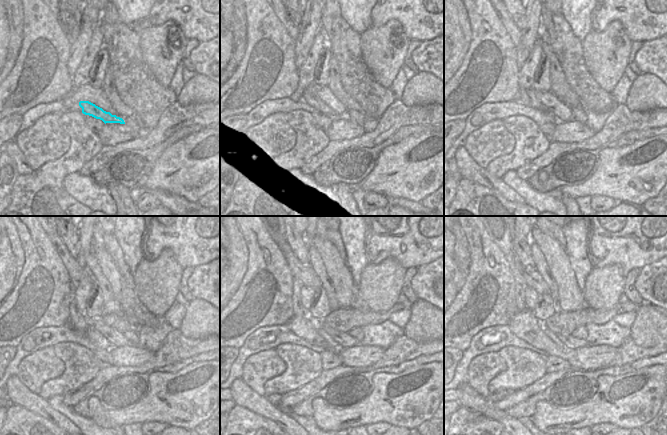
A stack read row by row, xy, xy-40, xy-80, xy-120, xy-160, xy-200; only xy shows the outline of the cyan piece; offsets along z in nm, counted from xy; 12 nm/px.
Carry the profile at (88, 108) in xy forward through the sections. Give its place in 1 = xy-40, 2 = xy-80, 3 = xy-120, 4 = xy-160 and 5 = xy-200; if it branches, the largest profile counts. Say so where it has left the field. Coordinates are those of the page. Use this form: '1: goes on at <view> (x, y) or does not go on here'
1: goes on at xy-40 (317, 105)
2: goes on at xy-80 (527, 97)
3: goes on at xy-120 (78, 320)
4: goes on at xy-160 (298, 309)
5: goes on at xy-200 (501, 236)

